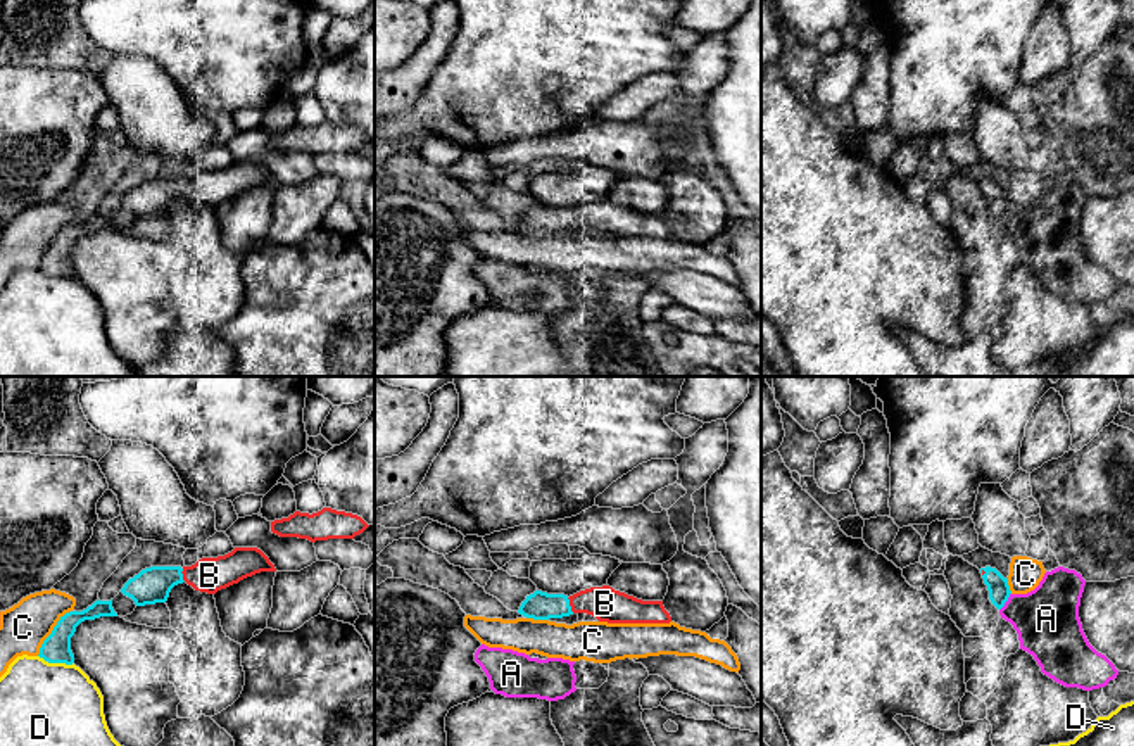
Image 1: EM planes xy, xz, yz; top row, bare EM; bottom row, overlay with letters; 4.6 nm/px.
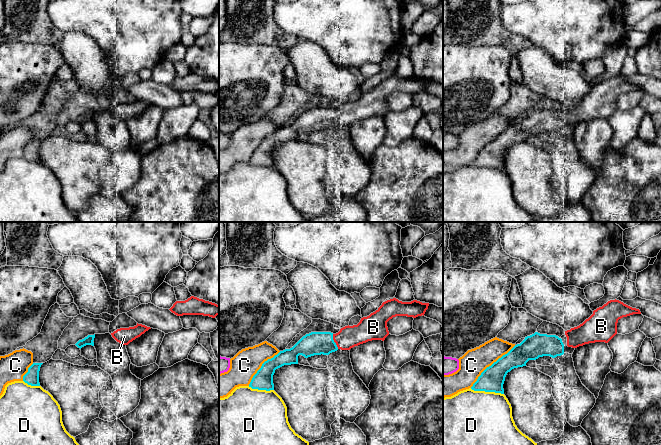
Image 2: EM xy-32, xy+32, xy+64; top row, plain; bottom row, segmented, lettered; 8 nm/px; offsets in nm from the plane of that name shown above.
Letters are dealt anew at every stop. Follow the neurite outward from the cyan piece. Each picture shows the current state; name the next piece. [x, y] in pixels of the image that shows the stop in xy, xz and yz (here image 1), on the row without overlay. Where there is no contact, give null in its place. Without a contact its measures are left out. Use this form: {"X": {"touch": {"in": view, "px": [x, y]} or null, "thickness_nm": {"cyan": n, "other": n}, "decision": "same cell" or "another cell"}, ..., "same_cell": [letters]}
{"A": {"touch": {"in": "yz", "px": [1007, 213]}, "thickness_nm": {"cyan": 100, "other": 300}, "decision": "another cell"}, "B": {"touch": {"in": "xz", "px": [568, 218]}, "thickness_nm": {"cyan": 130, "other": 160}, "decision": "same cell"}, "C": {"touch": {"in": "xy", "px": [52, 246]}, "thickness_nm": {"cyan": 140, "other": 220}, "decision": "another cell"}, "D": {"touch": {"in": "xy", "px": [56, 275]}, "thickness_nm": {"cyan": 140, "other": 480}, "decision": "another cell"}, "same_cell": ["B"]}

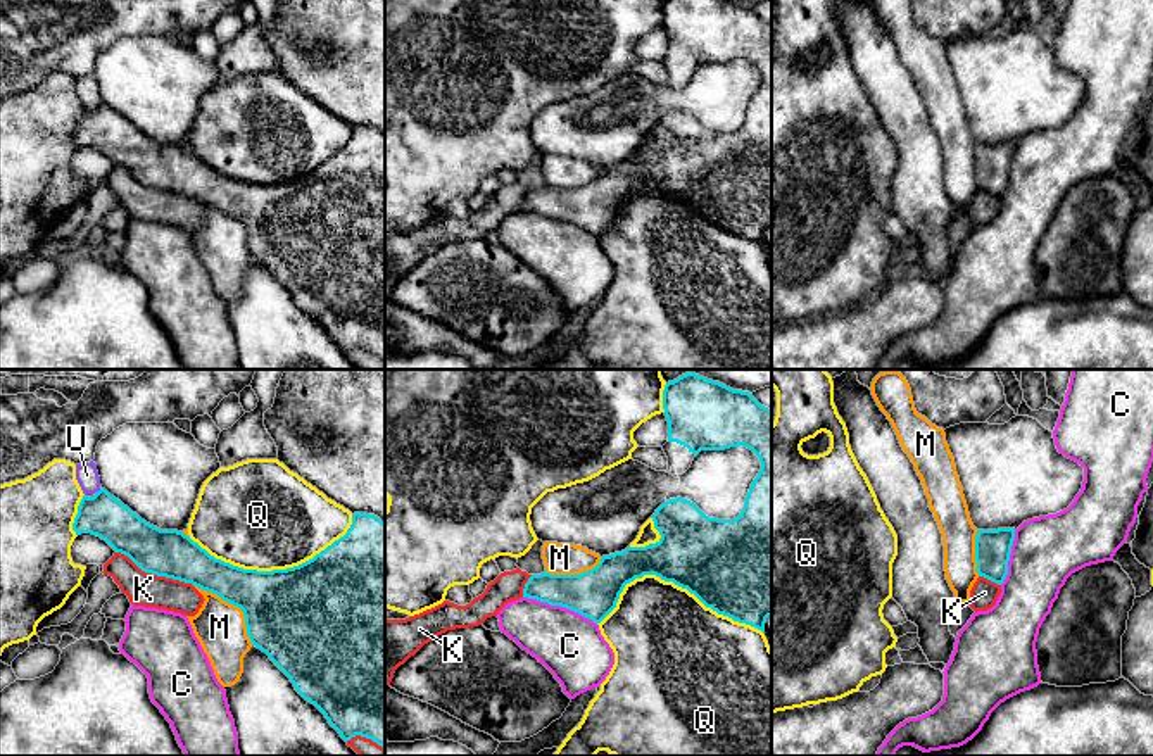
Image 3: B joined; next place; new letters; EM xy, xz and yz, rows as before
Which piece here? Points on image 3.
{"C": {"touch": {"in": "xz", "px": [560, 218]}, "thickness_nm": {"cyan": 220, "other": 300}, "decision": "another cell"}, "K": {"touch": {"in": "xy", "px": [154, 187]}, "thickness_nm": {"cyan": 220, "other": 160}, "decision": "another cell"}, "M": {"touch": {"in": "xy", "px": [235, 218]}, "thickness_nm": {"cyan": 400, "other": 240}, "decision": "another cell"}, "Q": {"touch": {"in": "xz", "px": [675, 197]}, "thickness_nm": {"cyan": 400, "other": 480}, "decision": "another cell"}, "U": {"touch": {"in": "xy", "px": [99, 104]}, "thickness_nm": {"cyan": 200, "other": 110}, "decision": "another cell"}, "same_cell": []}

